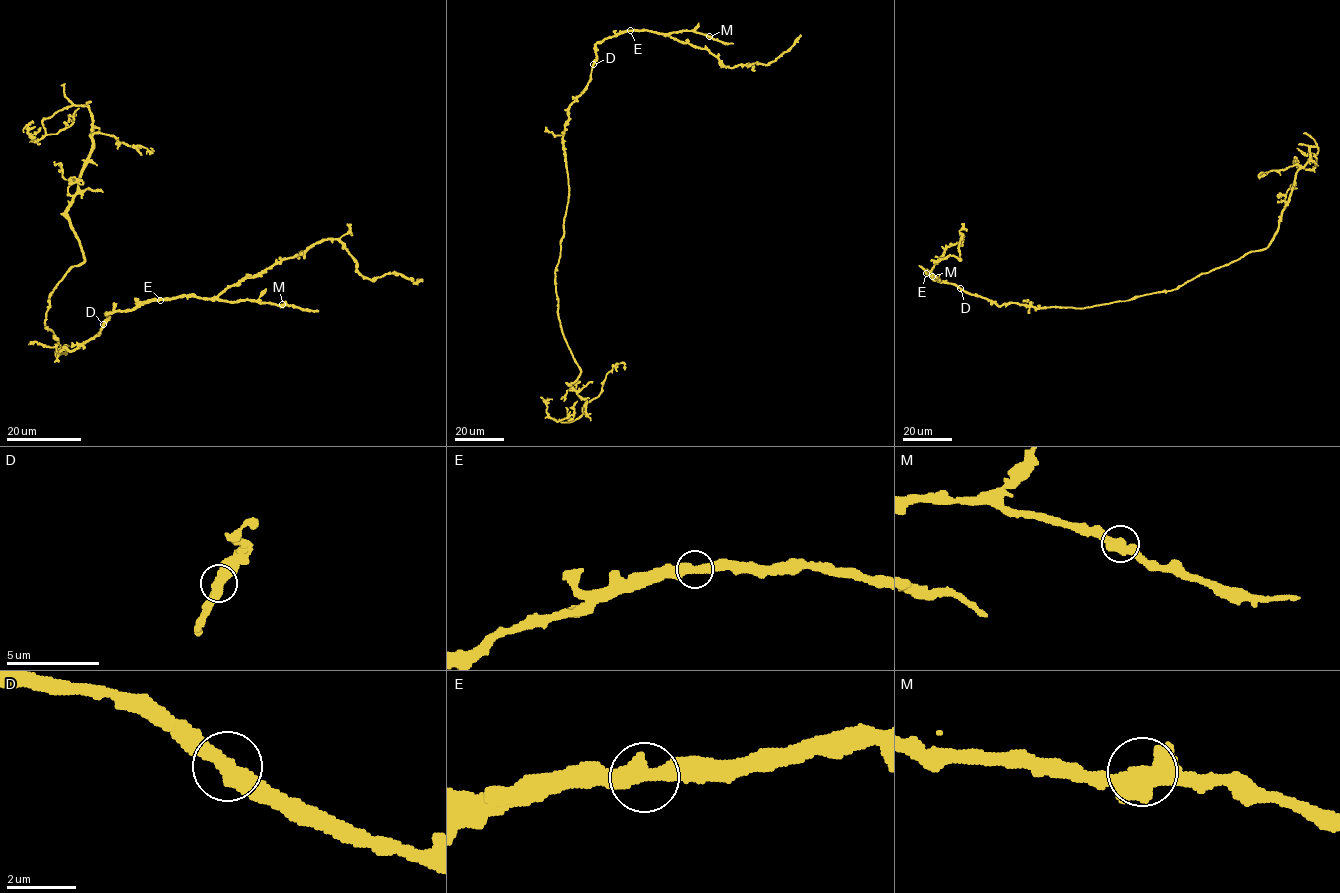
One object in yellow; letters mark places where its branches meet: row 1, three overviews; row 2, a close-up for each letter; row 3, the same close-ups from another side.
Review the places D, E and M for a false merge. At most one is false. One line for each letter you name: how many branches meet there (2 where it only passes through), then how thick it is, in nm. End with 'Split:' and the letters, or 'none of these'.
Split: none of these

